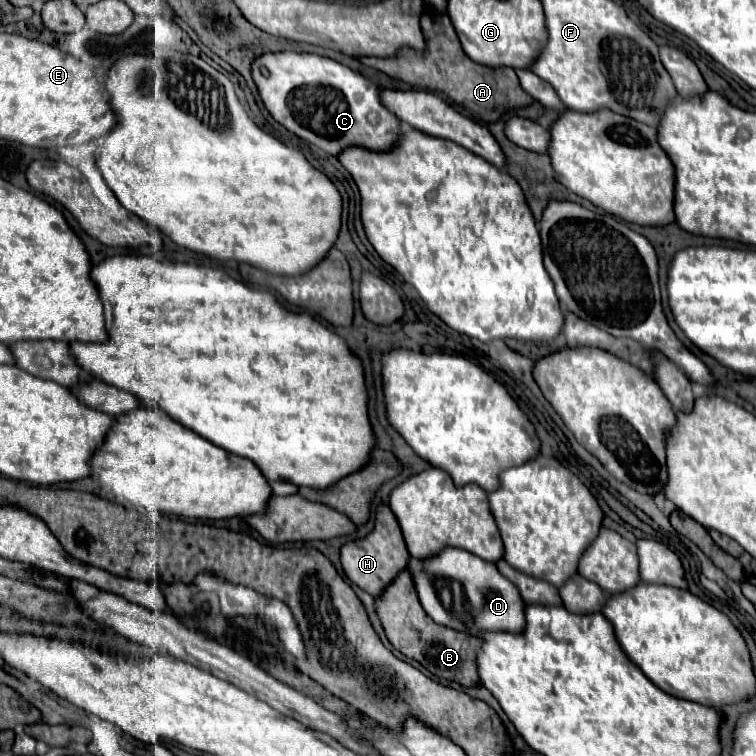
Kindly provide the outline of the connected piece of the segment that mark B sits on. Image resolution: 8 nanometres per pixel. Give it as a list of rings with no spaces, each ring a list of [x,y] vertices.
[[[408,570],[400,572],[400,576],[392,582],[392,586],[386,588],[386,592],[376,600],[376,608],[384,624],[386,636],[396,650],[400,650],[408,658],[418,660],[424,668],[428,668],[438,678],[454,680],[464,688],[480,686],[476,656],[480,652],[482,640],[436,624],[420,606],[420,600],[416,598],[416,588],[412,586],[412,576],[408,574]]]

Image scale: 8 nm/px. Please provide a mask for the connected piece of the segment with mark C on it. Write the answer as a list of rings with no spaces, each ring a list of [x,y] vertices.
[[[304,52],[262,54],[252,62],[250,72],[270,116],[298,138],[332,156],[348,146],[388,150],[398,142],[398,118],[382,106],[376,84],[332,58]]]

